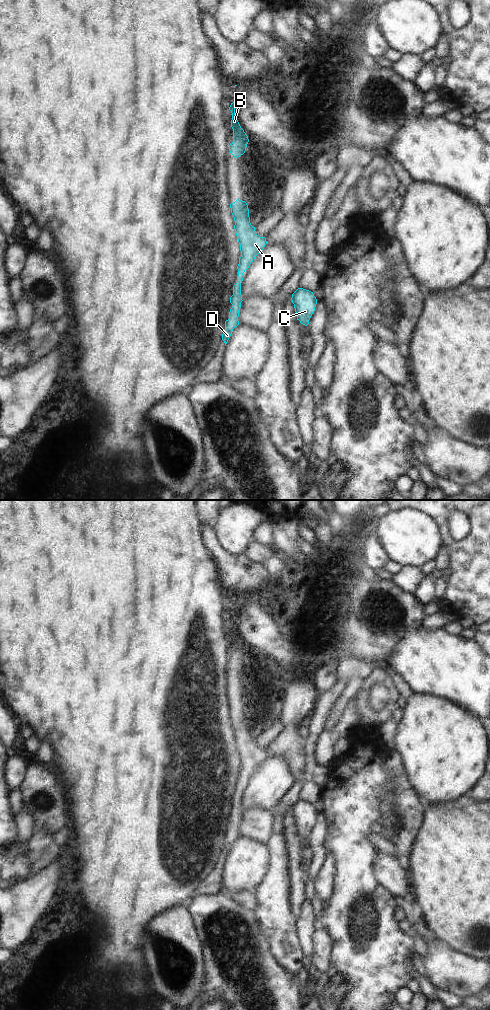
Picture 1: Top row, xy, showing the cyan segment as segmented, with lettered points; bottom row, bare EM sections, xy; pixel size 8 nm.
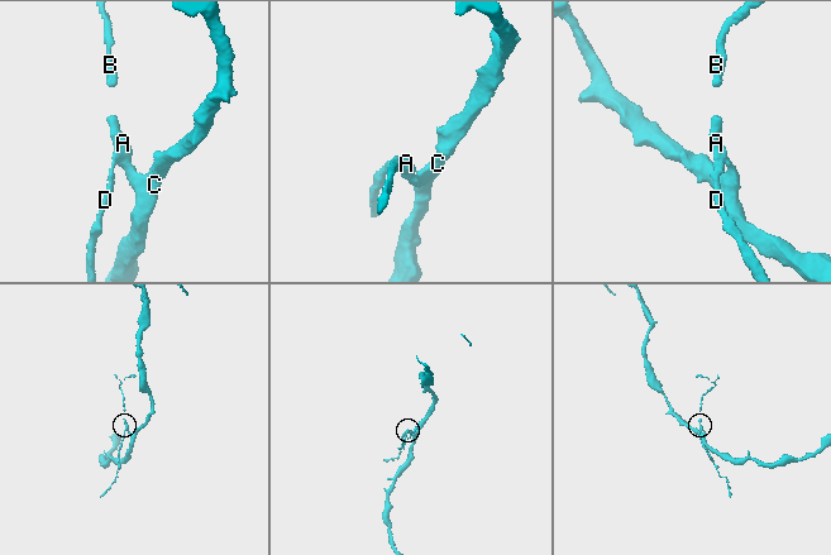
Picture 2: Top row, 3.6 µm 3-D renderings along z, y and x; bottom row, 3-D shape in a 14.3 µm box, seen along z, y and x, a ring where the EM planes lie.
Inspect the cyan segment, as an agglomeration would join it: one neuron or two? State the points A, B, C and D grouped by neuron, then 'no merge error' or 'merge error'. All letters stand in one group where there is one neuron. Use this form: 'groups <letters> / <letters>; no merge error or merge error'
groups A B C D; no merge error

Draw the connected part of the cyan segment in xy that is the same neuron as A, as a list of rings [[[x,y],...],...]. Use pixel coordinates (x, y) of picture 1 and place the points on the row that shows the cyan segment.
[[[237,199],[230,204],[230,208],[235,221],[234,229],[240,244],[241,257],[237,266],[237,283],[233,286],[233,295],[230,297],[230,303],[233,307],[230,309],[229,319],[225,321],[225,331],[222,334],[222,340],[225,345],[233,329],[239,325],[239,310],[243,301],[241,295],[241,283],[244,278],[243,273],[249,268],[255,257],[267,244],[266,238],[257,235],[255,227],[251,225],[249,209],[245,201]]]

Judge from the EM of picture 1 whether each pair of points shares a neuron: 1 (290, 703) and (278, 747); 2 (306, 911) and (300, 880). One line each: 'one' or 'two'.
1: one
2: two

